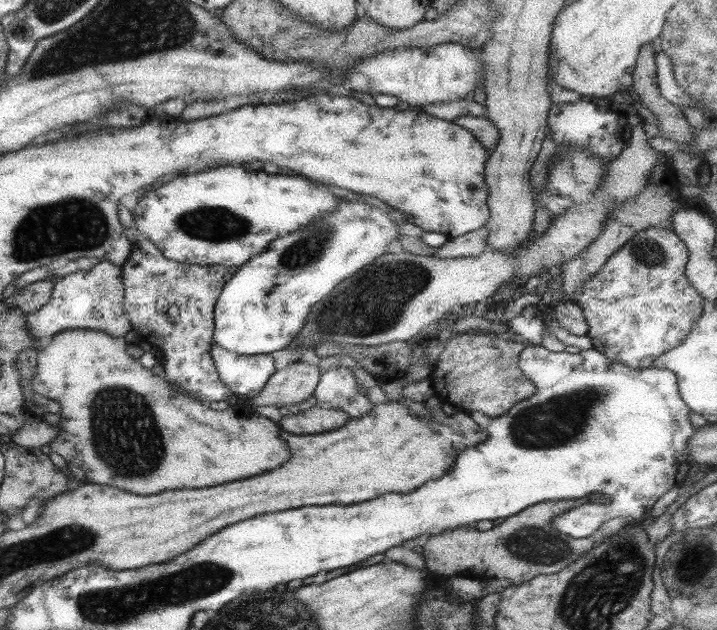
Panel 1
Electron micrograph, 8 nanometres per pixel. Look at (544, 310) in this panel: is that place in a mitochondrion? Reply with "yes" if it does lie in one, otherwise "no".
no

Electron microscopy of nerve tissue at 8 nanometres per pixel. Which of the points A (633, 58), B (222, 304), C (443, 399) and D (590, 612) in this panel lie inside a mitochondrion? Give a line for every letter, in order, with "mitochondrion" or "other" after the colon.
A: other
B: other
C: other
D: mitochondrion

